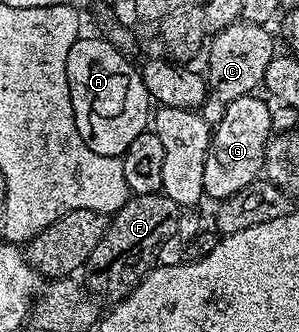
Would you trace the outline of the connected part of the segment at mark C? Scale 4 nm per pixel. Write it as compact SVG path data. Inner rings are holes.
M239 20L211 37L206 50L207 96L200 109L206 124L218 124L232 101L251 95L265 81L268 64L276 55L274 40L268 31L265 25Z

